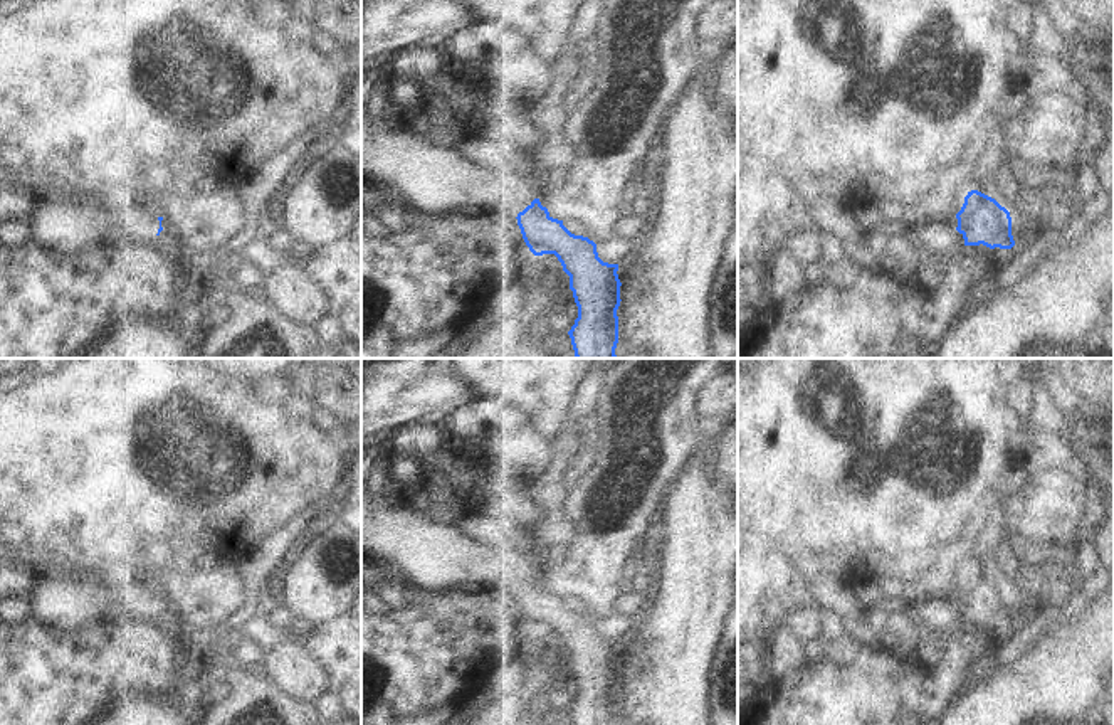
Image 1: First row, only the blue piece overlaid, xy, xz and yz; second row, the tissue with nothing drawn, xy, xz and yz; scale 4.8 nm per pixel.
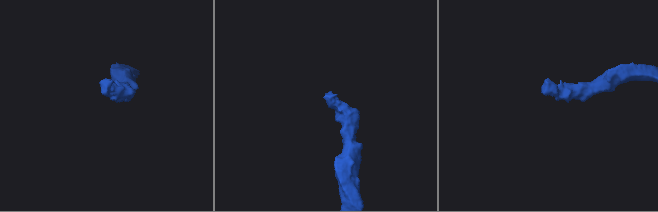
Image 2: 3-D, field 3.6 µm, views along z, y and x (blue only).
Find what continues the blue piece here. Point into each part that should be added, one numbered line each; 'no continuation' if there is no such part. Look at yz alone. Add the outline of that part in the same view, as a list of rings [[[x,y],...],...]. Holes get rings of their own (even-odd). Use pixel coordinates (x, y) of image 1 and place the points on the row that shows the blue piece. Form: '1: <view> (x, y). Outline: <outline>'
no continuation.

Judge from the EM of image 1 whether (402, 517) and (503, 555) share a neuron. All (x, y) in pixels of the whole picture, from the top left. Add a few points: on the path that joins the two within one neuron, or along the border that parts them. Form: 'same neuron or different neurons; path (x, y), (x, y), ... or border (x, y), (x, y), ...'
same neuron; path (427, 542), (442, 555), (478, 555)

